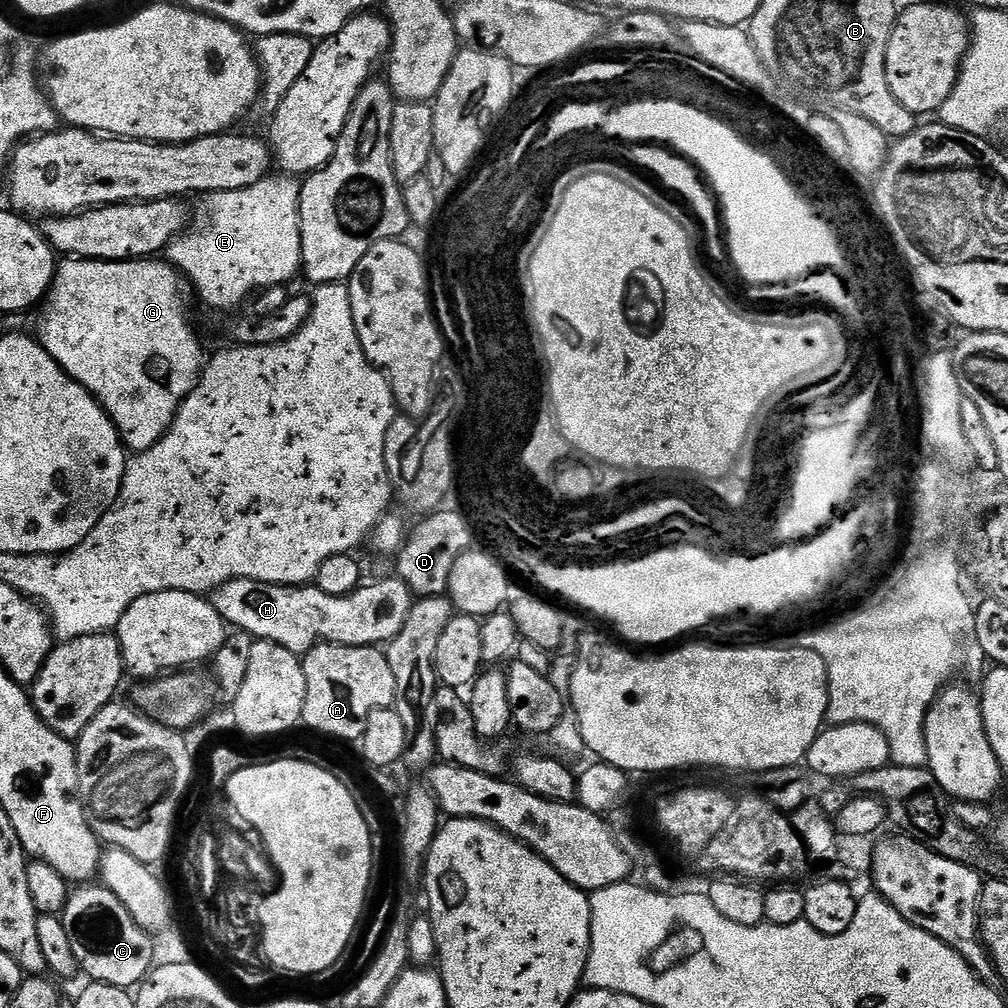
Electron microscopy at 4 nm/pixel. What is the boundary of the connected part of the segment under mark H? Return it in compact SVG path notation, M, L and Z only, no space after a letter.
M389 574L385 580L380 580L377 584L367 584L357 588L350 596L335 596L322 594L322 590L315 586L231 580L221 588L215 588L210 594L210 599L214 610L218 610L218 614L224 619L225 625L246 632L256 640L269 640L278 646L286 646L286 650L290 650L295 656L303 657L311 648L317 648L319 644L370 648L387 645L388 641L399 634L414 603L409 587L395 574Z

